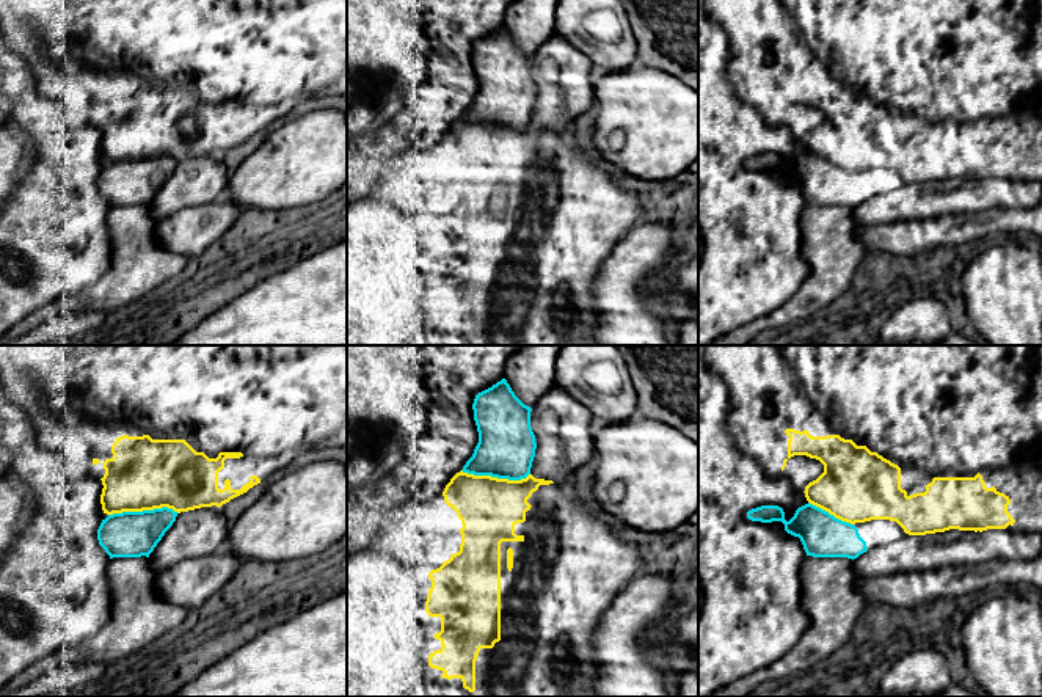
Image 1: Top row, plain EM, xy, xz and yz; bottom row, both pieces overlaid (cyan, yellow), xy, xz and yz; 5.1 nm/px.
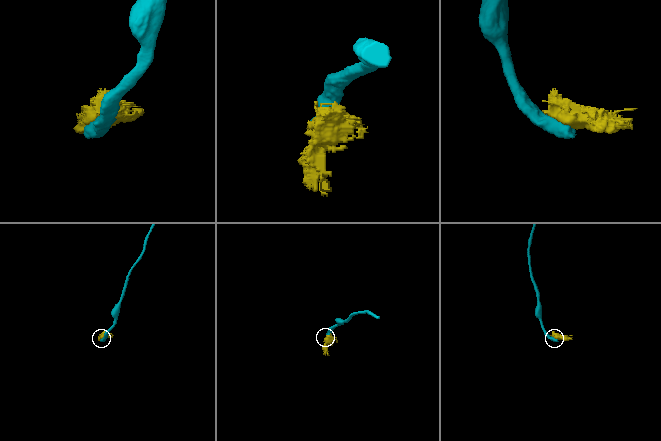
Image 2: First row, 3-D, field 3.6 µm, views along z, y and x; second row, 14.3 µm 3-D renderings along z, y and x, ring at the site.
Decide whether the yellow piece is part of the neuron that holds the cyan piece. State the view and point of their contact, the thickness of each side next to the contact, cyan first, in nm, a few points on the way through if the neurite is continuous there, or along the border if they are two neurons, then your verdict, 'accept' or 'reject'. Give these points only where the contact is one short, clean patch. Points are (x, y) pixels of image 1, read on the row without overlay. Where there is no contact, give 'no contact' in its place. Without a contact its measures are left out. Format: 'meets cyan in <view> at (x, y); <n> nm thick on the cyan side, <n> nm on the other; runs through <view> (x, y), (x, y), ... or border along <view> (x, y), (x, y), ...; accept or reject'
meets cyan in xy at (143, 159); 240 nm thick on the cyan side, 360 nm on the other; accept

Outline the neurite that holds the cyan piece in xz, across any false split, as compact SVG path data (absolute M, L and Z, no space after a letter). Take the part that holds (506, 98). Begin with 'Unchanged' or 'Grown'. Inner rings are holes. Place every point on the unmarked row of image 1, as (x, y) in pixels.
Grown. M505 27L479 41L472 58L479 91L443 140L446 152L461 168L461 193L458 201L428 221L432 235L425 250L425 261L441 267L441 279L433 286L443 294L430 301L428 314L443 319L441 327L460 327L469 341L475 339L479 300L501 289L501 192L524 190L524 184L515 182L515 174L526 170L532 155L527 148L540 133L554 132L530 122L537 97L532 57L515 44Z

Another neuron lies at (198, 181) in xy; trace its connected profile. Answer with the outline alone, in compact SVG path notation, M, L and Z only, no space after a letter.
M217 154L180 160L149 203L151 215L162 221L187 207L224 198L229 176Z

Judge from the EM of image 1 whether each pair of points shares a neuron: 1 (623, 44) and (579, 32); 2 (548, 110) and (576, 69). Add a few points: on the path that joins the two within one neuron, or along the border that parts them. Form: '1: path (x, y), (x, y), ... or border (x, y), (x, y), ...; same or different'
1: path (612, 47), (595, 47), (590, 43); same
2: path (553, 98), (553, 82), (564, 77); same

